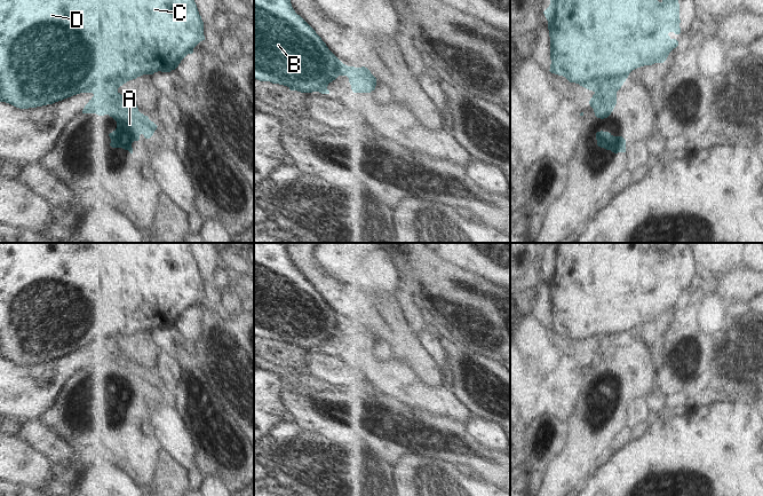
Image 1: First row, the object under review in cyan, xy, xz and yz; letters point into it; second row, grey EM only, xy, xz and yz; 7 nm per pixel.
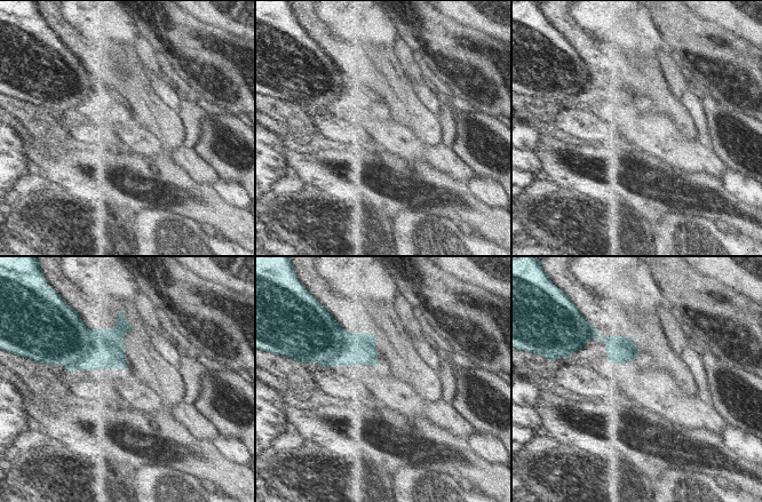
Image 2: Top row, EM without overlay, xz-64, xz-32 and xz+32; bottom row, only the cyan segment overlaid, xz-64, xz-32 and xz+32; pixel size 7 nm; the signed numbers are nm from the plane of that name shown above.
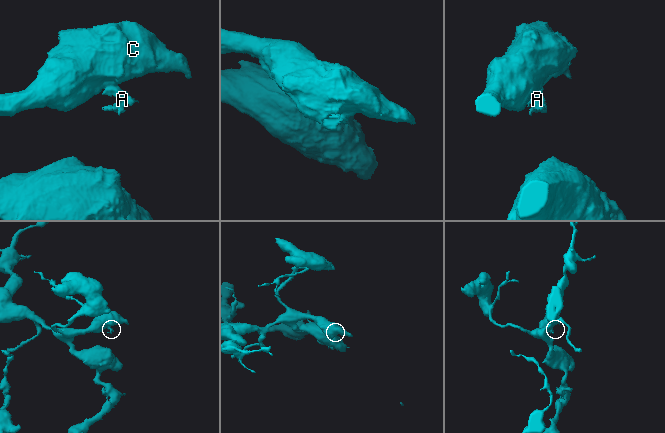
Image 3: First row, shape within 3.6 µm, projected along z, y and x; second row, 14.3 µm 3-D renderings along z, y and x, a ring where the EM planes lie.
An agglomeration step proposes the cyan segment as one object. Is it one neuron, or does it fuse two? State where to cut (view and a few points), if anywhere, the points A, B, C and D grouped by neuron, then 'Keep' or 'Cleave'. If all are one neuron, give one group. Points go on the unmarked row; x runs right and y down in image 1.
Split along xy (117, 347), (110, 351), (94, 352). Groups: A / B C D. Cleave

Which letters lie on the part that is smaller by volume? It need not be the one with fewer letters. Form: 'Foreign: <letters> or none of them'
Foreign: A

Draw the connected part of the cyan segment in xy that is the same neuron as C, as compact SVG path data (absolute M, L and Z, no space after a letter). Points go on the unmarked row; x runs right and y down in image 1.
M0 243L0 359L19 365L37 364L80 349L111 352L129 337L154 329L170 329L205 297L204 278L190 243Z

